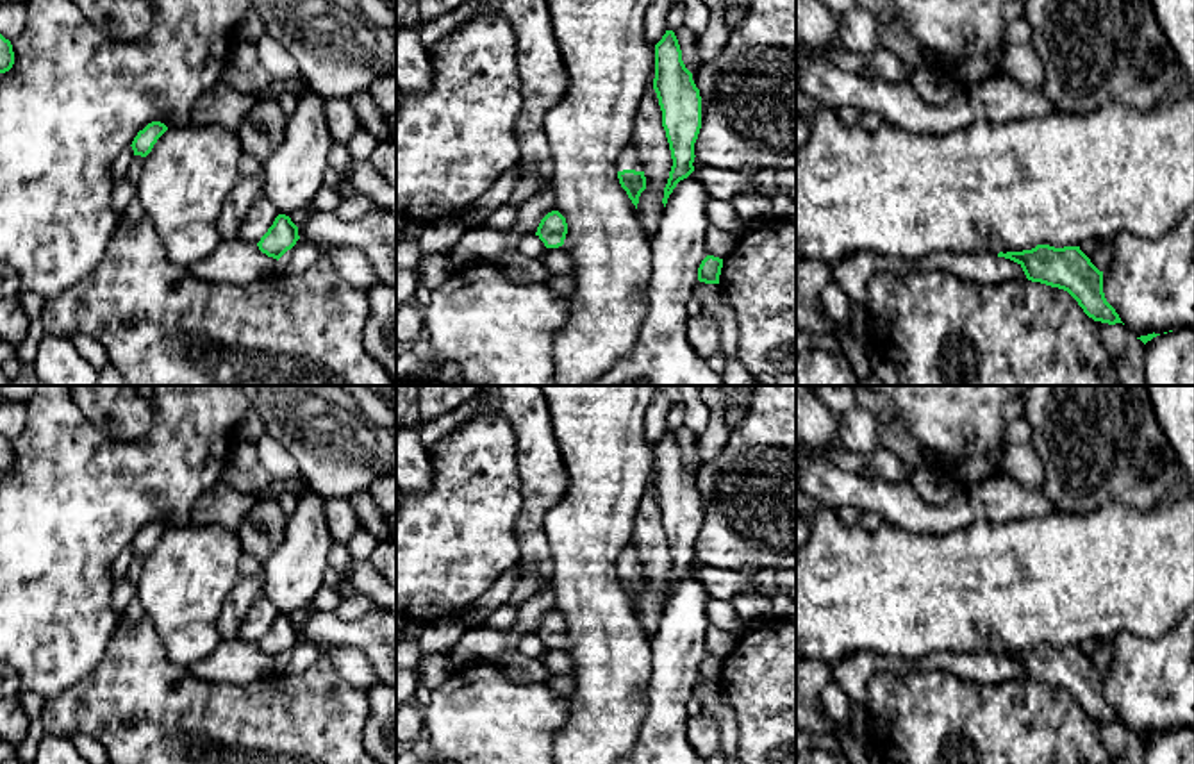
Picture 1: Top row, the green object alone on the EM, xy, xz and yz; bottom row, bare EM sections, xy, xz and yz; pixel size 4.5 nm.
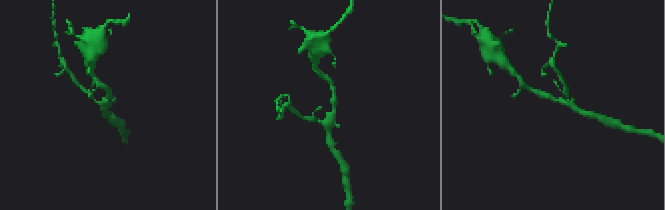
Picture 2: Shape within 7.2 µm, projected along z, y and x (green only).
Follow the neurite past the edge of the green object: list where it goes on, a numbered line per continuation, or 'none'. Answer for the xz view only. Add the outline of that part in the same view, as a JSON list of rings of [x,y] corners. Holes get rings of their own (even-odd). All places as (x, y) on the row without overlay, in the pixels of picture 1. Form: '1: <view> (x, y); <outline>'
1: xz (629, 559); [[[628,544],[619,553],[618,562],[616,562],[616,569],[618,571],[623,571],[623,569],[643,571],[641,559],[639,559],[637,548],[634,544]]]

